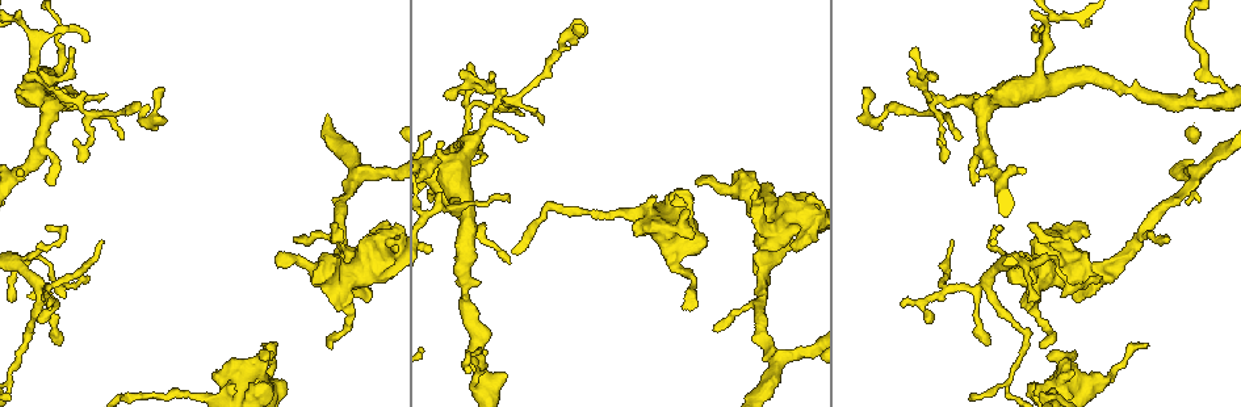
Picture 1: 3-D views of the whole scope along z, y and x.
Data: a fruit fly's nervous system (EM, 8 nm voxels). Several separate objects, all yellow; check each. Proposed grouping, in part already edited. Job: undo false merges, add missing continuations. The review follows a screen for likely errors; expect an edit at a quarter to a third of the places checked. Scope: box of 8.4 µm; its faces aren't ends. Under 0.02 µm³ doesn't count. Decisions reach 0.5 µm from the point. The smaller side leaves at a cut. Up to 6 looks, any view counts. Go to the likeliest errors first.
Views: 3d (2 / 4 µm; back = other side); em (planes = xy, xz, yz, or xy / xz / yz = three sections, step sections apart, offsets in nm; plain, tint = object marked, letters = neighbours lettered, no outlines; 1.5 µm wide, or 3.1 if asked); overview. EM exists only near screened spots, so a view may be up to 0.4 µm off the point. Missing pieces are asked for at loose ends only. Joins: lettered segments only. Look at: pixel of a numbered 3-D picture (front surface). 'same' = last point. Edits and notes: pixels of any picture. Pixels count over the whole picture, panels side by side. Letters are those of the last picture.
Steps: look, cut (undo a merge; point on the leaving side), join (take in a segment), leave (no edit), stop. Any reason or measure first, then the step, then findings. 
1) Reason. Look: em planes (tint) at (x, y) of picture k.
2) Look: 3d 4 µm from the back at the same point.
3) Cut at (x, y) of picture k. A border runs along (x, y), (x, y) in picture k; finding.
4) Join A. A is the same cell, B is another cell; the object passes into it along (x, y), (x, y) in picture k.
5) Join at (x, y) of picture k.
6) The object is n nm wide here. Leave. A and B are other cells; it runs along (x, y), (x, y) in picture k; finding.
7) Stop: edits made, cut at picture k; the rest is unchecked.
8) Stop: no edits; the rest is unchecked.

Free end. Look: em xy step 4 (letters) at (265, 344) of picture 1.

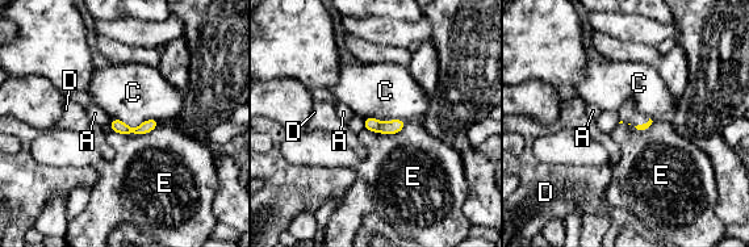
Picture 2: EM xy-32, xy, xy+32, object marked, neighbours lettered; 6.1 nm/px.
Another direction. Look: em planes (letters) at the same point.

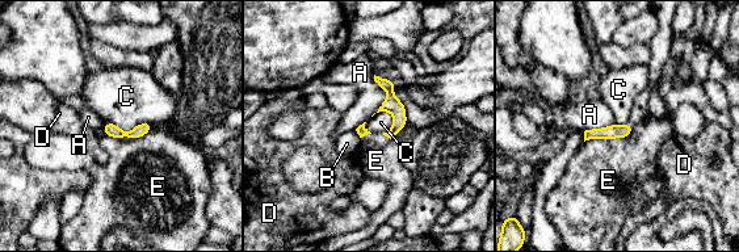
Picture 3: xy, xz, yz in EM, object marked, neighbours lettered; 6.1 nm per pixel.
Leave. A, B, C, D and E are other cells; it runs along (628, 127), (624, 131), (587, 135) in picture 3; no lettered segment goes on from it.

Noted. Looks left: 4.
Branch stops here. Look: 3d 4 µm at (716, 331) of picture 1.

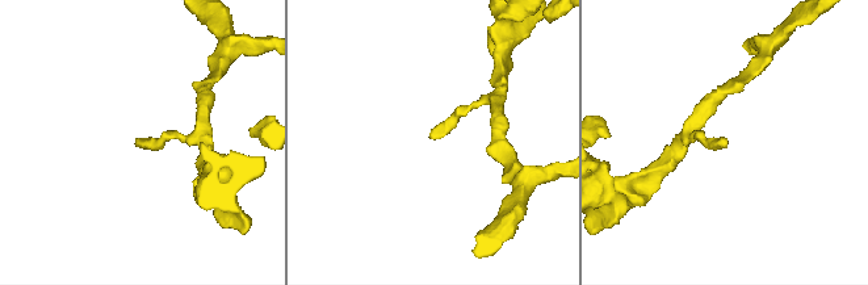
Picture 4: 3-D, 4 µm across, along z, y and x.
Look: em planes (letters) at (726, 139) of picture 4.

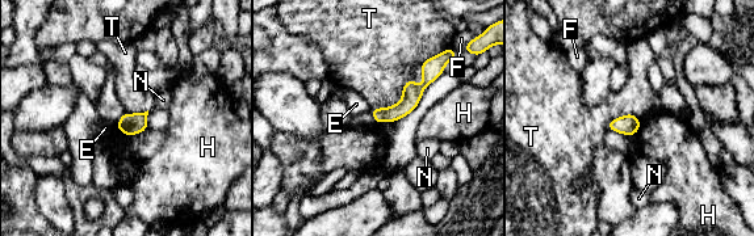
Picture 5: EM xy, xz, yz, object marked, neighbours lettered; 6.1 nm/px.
Leave. E, F, H, N and T are other cells; no lettered segment goes on from it.

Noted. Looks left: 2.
An open end. Look: em yz step 8 (letters) at (54, 182) of picture 1.

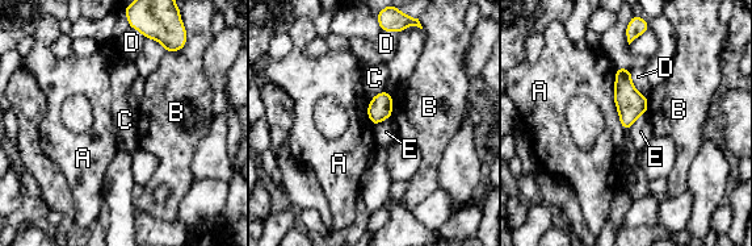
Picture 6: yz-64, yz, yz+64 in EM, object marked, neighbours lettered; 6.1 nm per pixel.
Leave. A, B, C, D and E are other cells; a border runs along (646, 112), (627, 129) in picture 6; none of them fits.

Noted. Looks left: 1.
Stop: no edits; the rest is unchecked.

